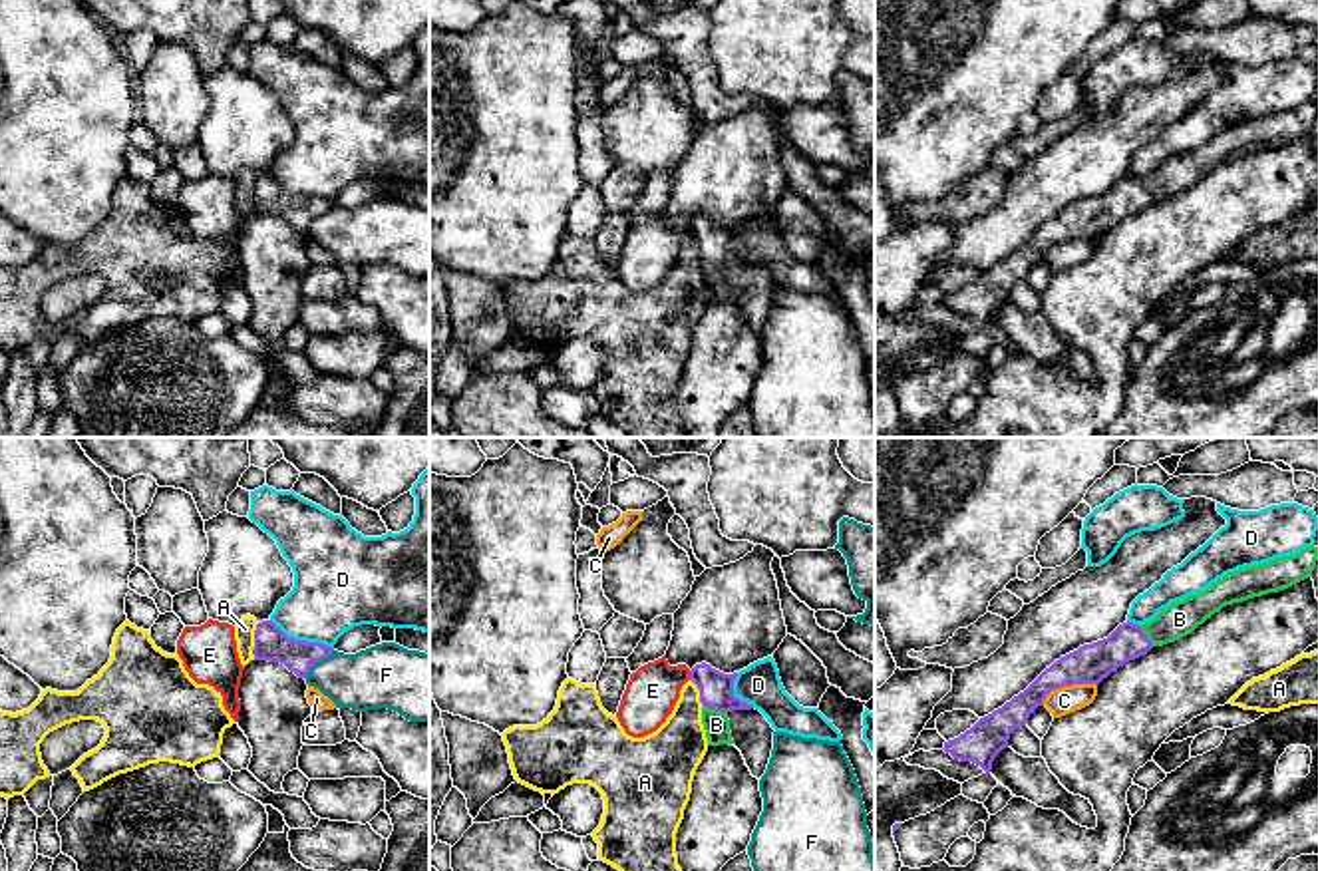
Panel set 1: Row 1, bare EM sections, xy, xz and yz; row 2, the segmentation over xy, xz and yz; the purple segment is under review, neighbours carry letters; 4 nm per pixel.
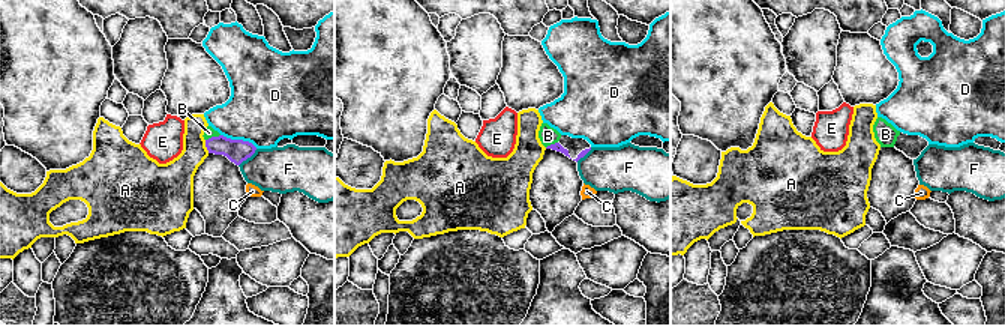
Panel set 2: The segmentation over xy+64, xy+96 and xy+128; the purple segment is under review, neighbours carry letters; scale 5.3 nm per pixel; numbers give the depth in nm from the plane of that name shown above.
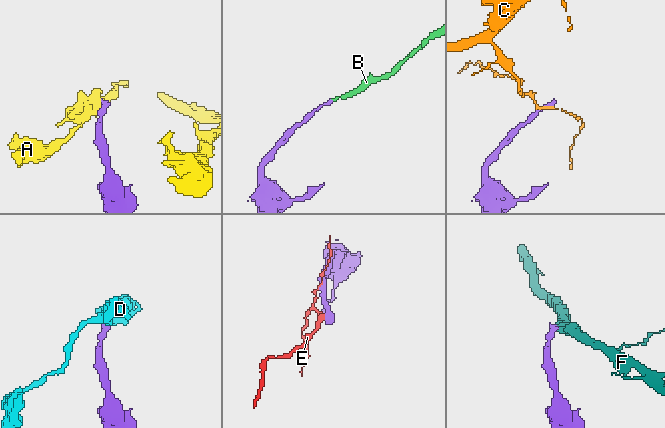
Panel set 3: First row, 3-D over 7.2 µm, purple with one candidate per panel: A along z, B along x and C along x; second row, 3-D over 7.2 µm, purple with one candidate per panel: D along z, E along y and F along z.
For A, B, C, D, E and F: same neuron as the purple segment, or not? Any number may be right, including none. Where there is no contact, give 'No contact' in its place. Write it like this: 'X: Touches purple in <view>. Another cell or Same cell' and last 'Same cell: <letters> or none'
A: Touches purple in xy. Another cell
B: Touches purple in xz. Same cell
C: Touches purple in yz. Another cell
D: Touches purple in xy. Another cell
E: Touches purple in xz. Another cell
F: Touches purple in xy. Another cell
Same cell: B

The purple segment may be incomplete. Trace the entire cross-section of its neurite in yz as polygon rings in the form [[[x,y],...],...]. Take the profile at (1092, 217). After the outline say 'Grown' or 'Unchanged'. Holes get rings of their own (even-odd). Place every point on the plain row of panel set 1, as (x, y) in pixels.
[[[1312,99],[1296,109],[1229,127],[1203,147],[1171,157],[1141,181],[1129,175],[1119,179],[1107,193],[1083,199],[1056,215],[1024,247],[980,272],[958,292],[944,296],[942,304],[954,314],[972,316],[990,328],[994,312],[1008,302],[1010,288],[1028,278],[1030,268],[1044,261],[1052,245],[1099,239],[1125,217],[1145,211],[1153,201],[1191,189],[1223,161],[1278,147],[1312,131],[1316,115],[1318,101]]]. Grown

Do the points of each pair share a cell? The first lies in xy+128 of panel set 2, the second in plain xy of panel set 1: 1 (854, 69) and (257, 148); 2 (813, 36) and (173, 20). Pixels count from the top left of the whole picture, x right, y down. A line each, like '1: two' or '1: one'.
1: one
2: two

